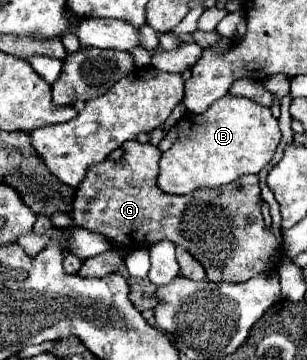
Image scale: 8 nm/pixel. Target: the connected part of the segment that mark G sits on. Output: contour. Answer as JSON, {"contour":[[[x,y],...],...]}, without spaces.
{"contour":[[[130,140],[126,142],[126,146],[122,146],[122,150],[124,156],[120,160],[108,158],[86,172],[84,194],[76,194],[74,200],[74,212],[72,212],[74,224],[104,234],[114,244],[124,244],[124,246],[154,244],[164,238],[172,240],[174,244],[182,244],[206,268],[206,276],[212,282],[246,282],[252,276],[268,272],[272,266],[276,266],[280,246],[276,248],[276,238],[272,236],[272,232],[266,232],[264,226],[264,216],[260,212],[258,176],[248,174],[222,188],[202,188],[184,196],[172,196],[162,192],[156,184],[158,162],[162,156],[160,148]]]}

